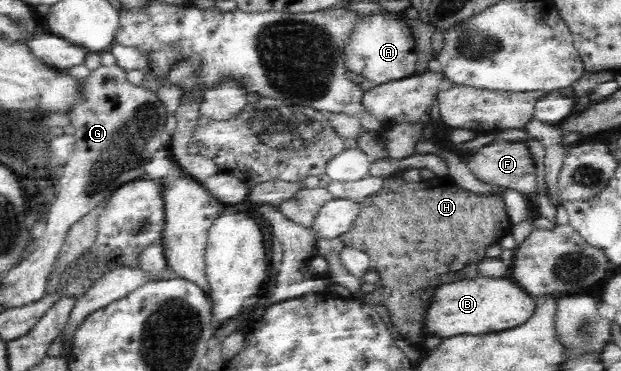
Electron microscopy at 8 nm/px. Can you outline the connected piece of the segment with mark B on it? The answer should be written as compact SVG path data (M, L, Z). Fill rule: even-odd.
M485 278L459 280L437 288L435 298L425 316L425 332L443 339L467 334L489 334L508 330L525 324L536 310L536 301L531 299L515 281L509 278Z

